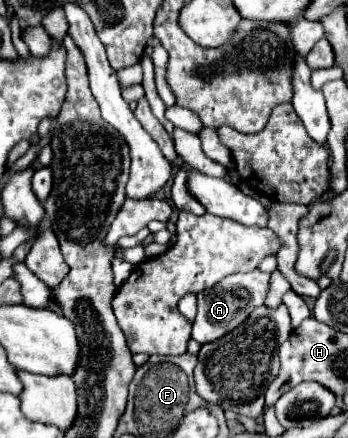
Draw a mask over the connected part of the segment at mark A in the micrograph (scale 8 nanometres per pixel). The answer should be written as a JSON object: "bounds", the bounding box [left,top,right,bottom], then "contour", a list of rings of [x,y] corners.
{"bounds":[193,269,269,345],"contour":[[[255,269],[249,273],[229,275],[217,287],[213,287],[209,291],[201,291],[197,297],[199,299],[199,307],[197,307],[199,311],[197,311],[197,317],[193,323],[193,339],[201,345],[211,343],[211,341],[221,339],[223,335],[227,335],[235,327],[239,327],[255,307],[263,305],[267,287],[269,287],[269,275]]]}

